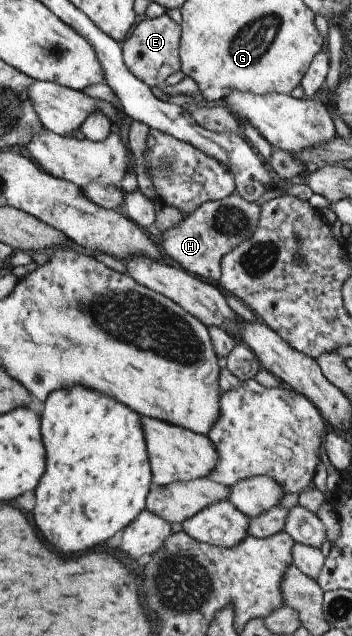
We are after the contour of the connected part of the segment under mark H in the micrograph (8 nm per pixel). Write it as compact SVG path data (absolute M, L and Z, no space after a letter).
M237 192L219 201L210 201L199 206L177 225L161 232L163 256L182 270L205 281L217 284L221 277L220 262L241 242L251 239L258 226L260 207L245 201Z

